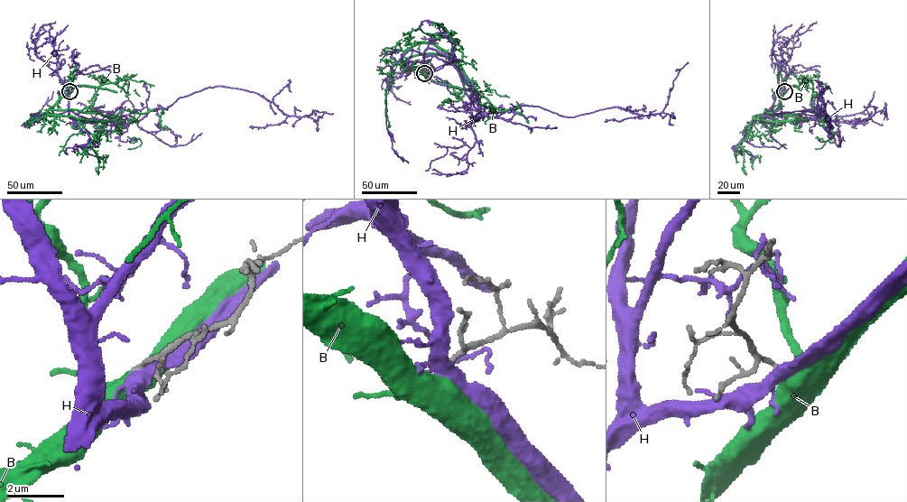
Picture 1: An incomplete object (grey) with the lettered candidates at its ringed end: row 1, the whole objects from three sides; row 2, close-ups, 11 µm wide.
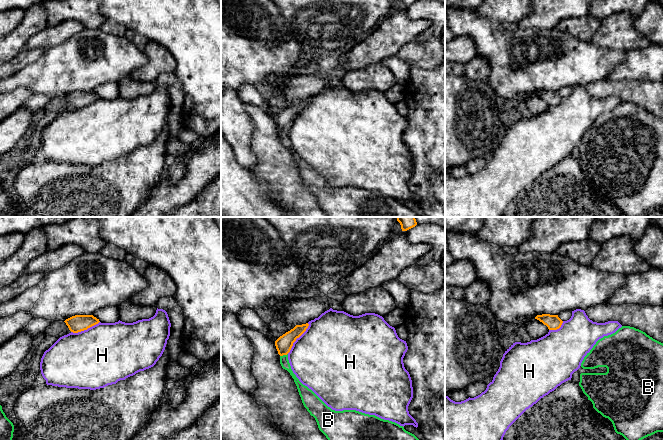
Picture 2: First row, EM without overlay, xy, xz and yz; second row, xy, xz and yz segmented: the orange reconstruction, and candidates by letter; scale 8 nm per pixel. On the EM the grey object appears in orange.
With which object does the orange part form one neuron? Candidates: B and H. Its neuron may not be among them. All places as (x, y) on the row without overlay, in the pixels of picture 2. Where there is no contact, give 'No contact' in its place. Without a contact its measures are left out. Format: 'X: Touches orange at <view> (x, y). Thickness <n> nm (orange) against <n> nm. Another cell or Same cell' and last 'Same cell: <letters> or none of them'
B: Touches orange at xz (283, 130). Thickness 140 nm (orange) against 70 nm. Same cell
H: Touches orange at xz (297, 113). Thickness 140 nm (orange) against 480 nm. Another cell
Same cell: B

